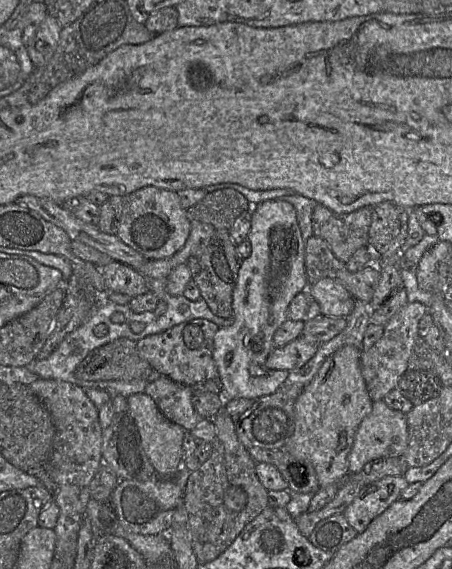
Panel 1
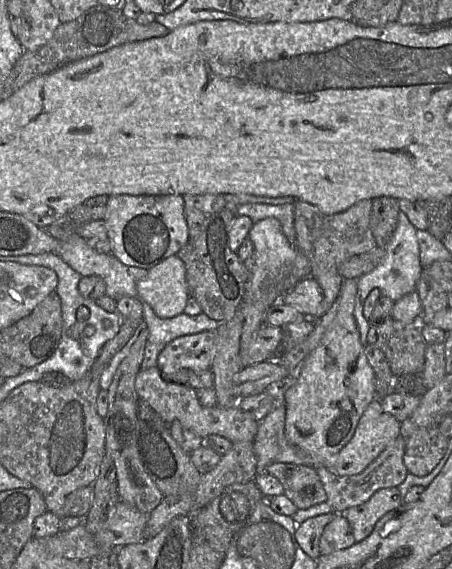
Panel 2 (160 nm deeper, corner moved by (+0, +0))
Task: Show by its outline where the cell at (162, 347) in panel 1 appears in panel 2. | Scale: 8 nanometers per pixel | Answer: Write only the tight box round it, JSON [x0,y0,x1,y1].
[157,331,215,373]

